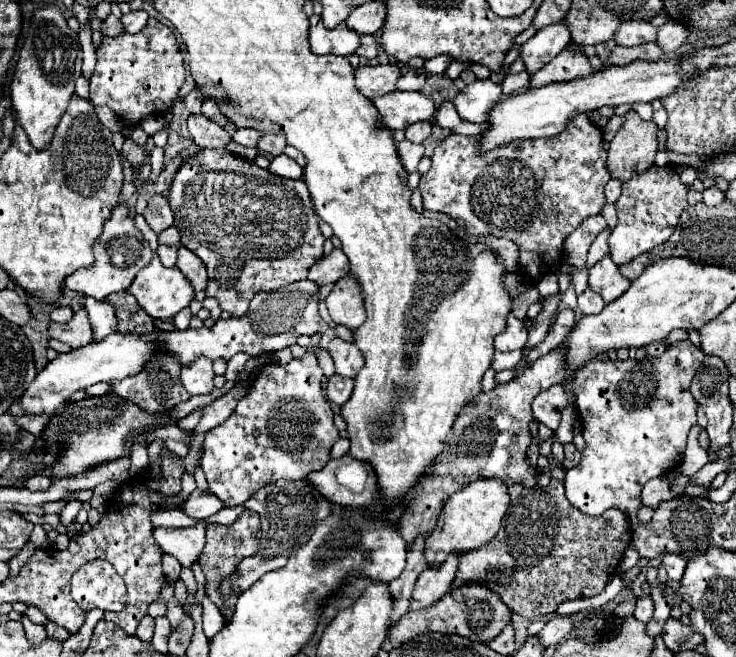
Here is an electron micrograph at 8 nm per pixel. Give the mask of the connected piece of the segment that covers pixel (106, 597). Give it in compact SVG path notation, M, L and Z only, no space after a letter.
M92 560L88 564L84 564L74 576L72 576L72 596L74 602L80 604L82 610L92 610L92 608L100 608L100 610L110 610L110 612L120 612L126 604L128 604L128 596L126 596L126 586L122 582L122 578L118 576L118 572L114 570L114 566L106 560Z

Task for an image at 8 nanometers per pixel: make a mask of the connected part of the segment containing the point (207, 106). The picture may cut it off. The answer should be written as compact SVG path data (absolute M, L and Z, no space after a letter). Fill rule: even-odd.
M204 100L204 102L202 102L202 116L206 116L208 120L212 120L212 122L220 124L222 128L228 124L228 122L226 122L226 118L222 118L222 112L218 110L216 102L210 102L210 100Z

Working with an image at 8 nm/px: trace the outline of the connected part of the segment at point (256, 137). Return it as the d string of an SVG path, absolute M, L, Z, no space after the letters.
M242 128L242 130L238 130L236 132L236 136L232 138L234 142L238 142L238 144L242 144L242 146L248 146L248 148L256 148L258 146L258 142L260 142L260 134L256 132L256 130L250 130L250 128Z

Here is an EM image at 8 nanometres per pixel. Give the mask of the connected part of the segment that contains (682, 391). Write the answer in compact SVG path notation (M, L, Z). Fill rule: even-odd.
M690 340L678 342L672 348L668 348L662 356L650 358L646 356L644 360L590 360L586 366L578 368L574 374L574 396L576 396L576 406L578 414L584 426L584 440L586 440L586 450L582 452L582 460L576 468L566 470L564 486L566 486L566 498L568 502L578 508L580 512L588 516L600 516L602 512L610 508L622 510L632 528L640 524L636 518L638 508L640 508L640 492L642 486L658 478L662 474L672 472L676 466L682 464L678 460L684 454L686 448L686 438L690 428L696 424L696 400L690 394L690 382L700 368L704 360L704 354L698 346L694 346Z

